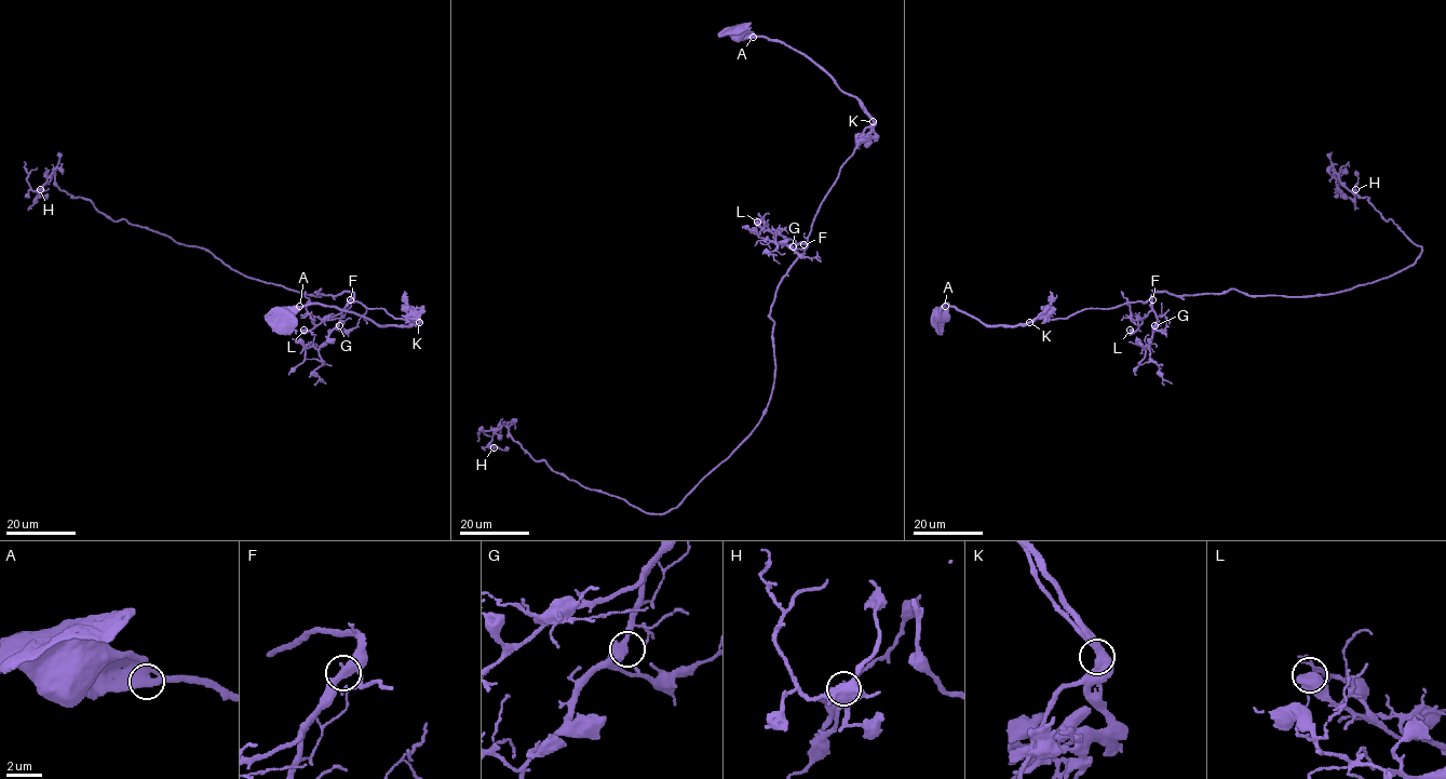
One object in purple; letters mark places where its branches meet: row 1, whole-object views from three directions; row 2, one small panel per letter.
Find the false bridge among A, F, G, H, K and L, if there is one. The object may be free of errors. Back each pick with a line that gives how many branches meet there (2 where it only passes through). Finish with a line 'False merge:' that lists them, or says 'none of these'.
K: Branches: 2
False merge: K

